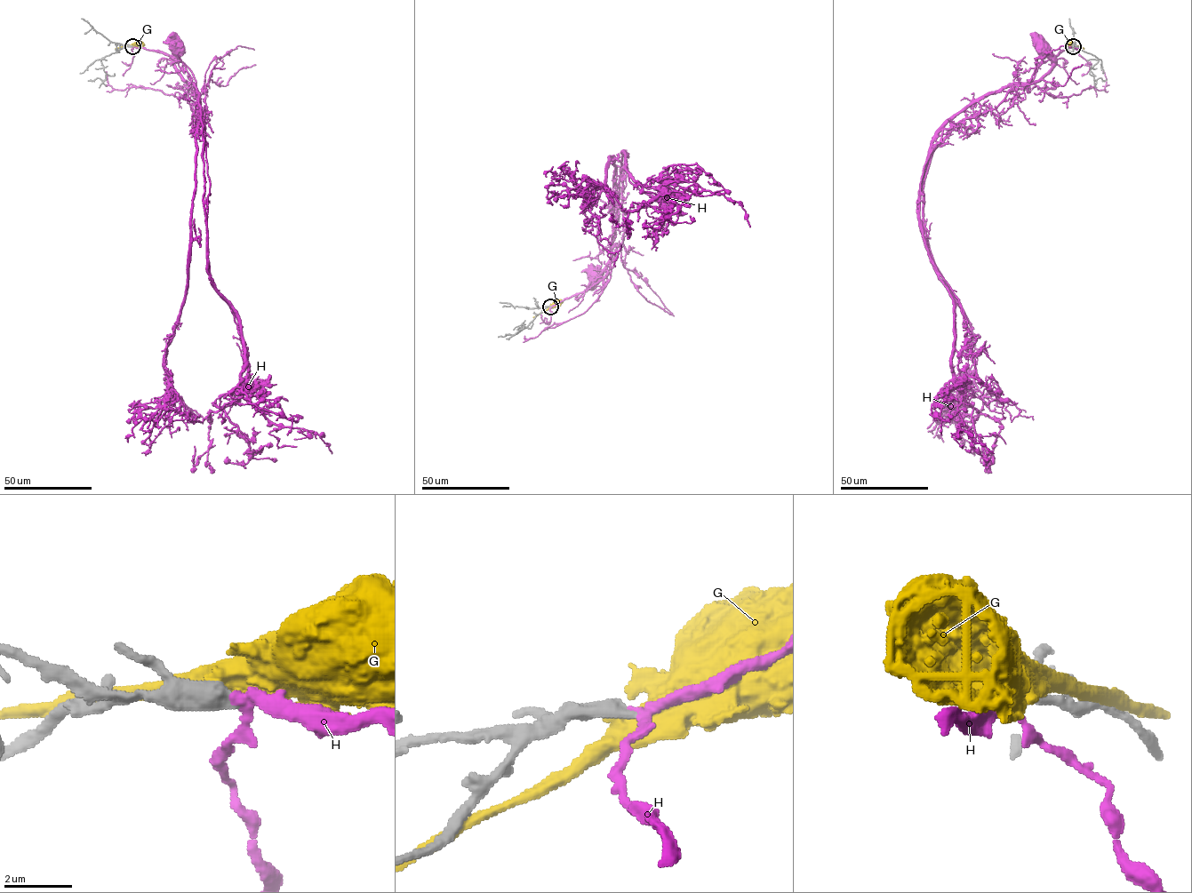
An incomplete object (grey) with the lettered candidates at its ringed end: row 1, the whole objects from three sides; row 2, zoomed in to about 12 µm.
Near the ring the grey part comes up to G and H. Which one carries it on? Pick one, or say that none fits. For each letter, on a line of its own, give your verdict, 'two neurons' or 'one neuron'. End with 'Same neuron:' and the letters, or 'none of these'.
G: two neurons
H: one neuron
Same neuron: H

